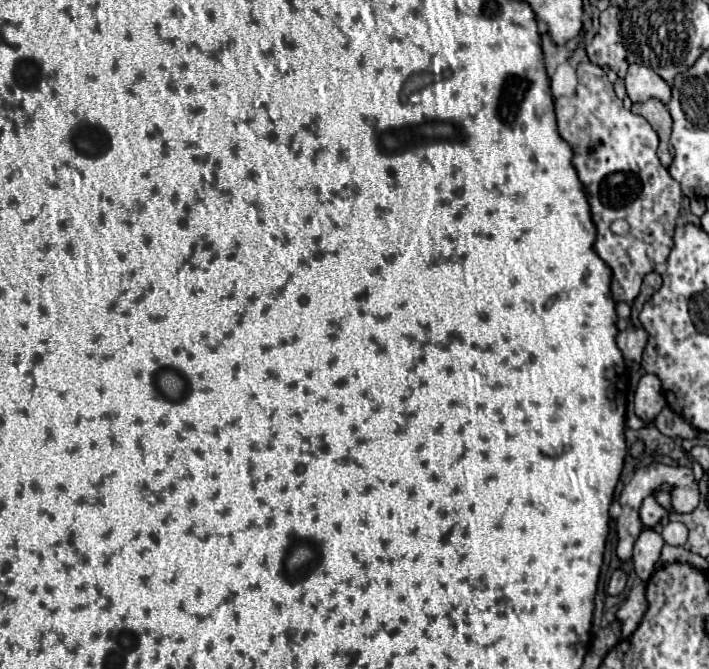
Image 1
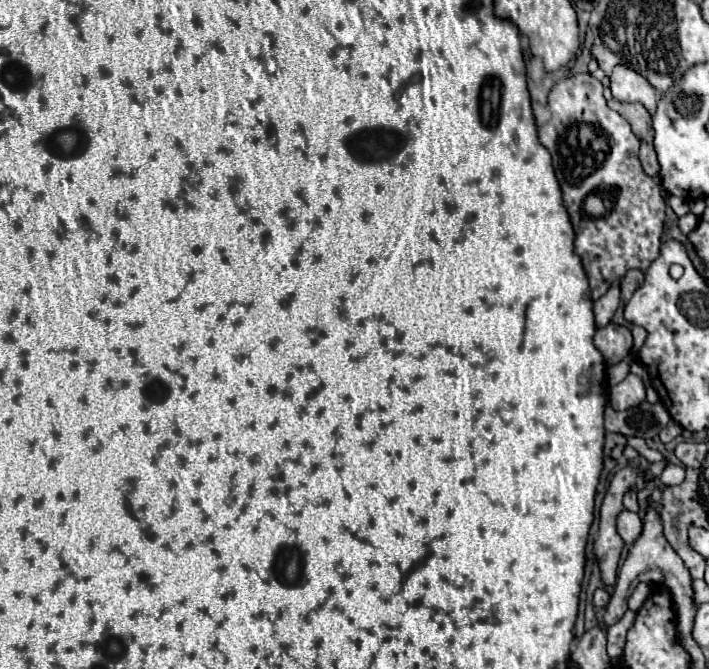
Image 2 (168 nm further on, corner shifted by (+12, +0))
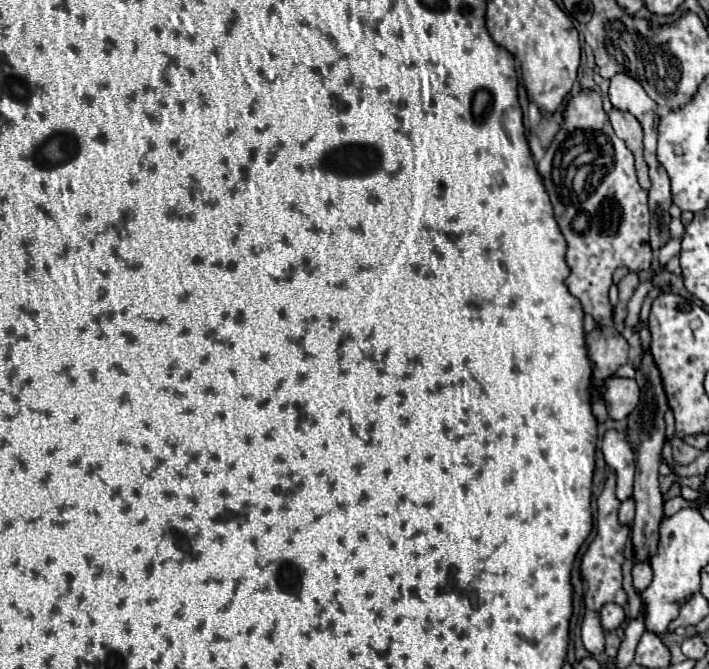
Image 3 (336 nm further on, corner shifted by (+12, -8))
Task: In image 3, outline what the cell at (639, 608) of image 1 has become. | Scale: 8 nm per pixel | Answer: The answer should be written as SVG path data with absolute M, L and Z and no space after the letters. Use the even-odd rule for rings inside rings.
M636 561L634 567L632 567L632 577L634 577L634 587L638 593L642 593L650 581L652 581L652 569L648 563L642 563L642 561Z

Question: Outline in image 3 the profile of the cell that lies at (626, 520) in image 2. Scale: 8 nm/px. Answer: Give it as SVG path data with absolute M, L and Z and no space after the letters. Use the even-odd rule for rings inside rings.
M626 499L622 505L620 505L620 521L630 525L634 521L634 499Z

